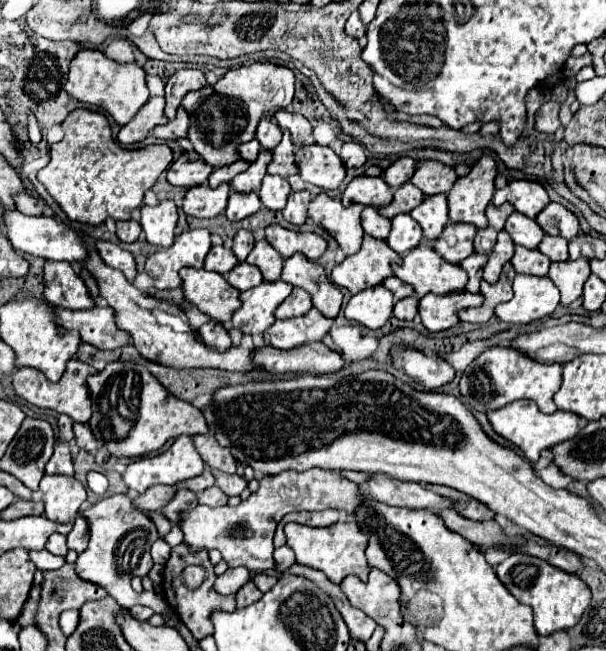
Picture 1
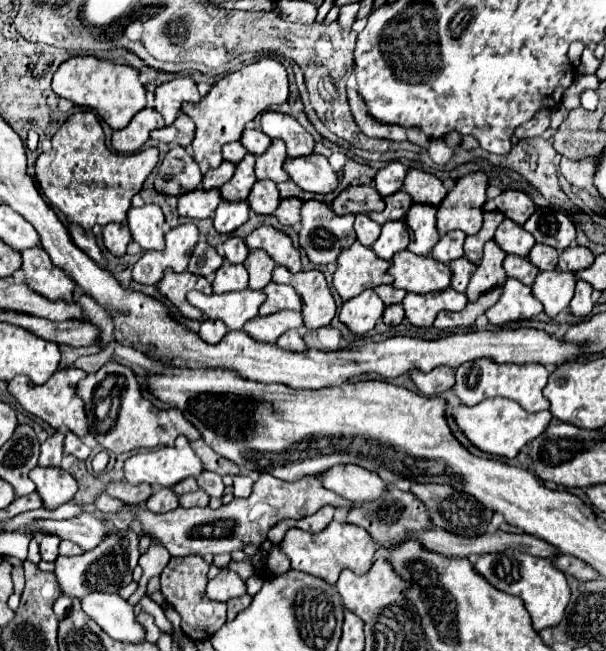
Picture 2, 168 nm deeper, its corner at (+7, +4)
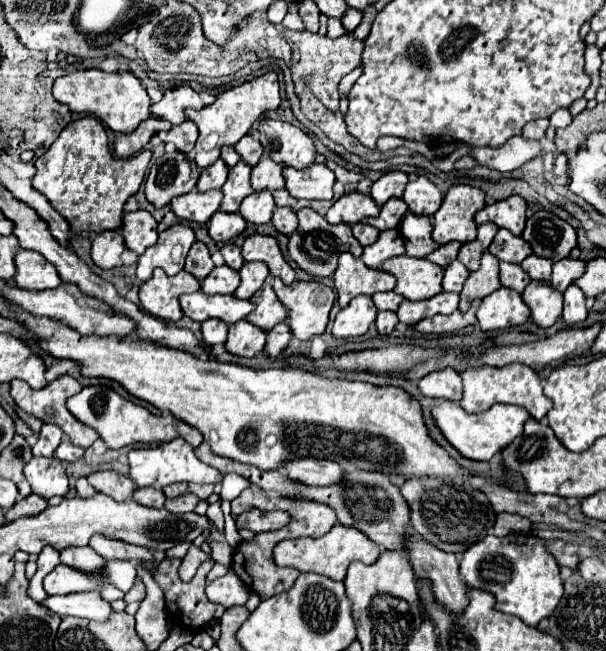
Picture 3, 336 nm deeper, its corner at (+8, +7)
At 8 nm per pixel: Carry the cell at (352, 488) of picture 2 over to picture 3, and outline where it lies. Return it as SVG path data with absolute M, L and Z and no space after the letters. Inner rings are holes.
M294 459L288 461L284 467L280 467L292 481L304 483L304 485L332 485L338 483L344 477L344 469L326 459Z

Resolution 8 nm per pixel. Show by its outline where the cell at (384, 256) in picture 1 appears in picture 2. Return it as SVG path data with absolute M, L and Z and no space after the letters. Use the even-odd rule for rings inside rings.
M359 242L339 254L339 266L333 274L333 286L343 300L361 294L365 288L391 284L389 260L379 260L375 252Z

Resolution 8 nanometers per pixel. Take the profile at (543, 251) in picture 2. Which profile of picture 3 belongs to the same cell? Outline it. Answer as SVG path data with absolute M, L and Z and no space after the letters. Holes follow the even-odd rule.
M530 255L522 261L520 265L534 281L550 281L550 273L552 273L552 261L550 259L544 259L544 257L536 257L536 255Z

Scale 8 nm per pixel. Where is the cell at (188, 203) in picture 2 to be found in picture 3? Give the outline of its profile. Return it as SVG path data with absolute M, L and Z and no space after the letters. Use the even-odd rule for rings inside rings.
M196 189L176 197L170 203L170 209L176 213L176 217L186 219L186 221L196 221L196 223L206 223L210 221L210 217L218 211L222 201L222 193L220 191L206 191L206 193L198 193Z

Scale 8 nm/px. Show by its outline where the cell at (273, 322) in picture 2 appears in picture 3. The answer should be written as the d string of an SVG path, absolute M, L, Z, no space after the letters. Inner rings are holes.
M238 321L230 325L224 347L228 353L238 357L256 357L258 353L262 353L264 343L266 343L266 331L254 327L248 321Z

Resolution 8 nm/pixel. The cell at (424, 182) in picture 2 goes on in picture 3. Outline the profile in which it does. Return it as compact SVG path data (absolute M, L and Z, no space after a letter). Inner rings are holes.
M416 177L406 185L404 203L414 215L434 215L442 205L442 193L426 177Z

